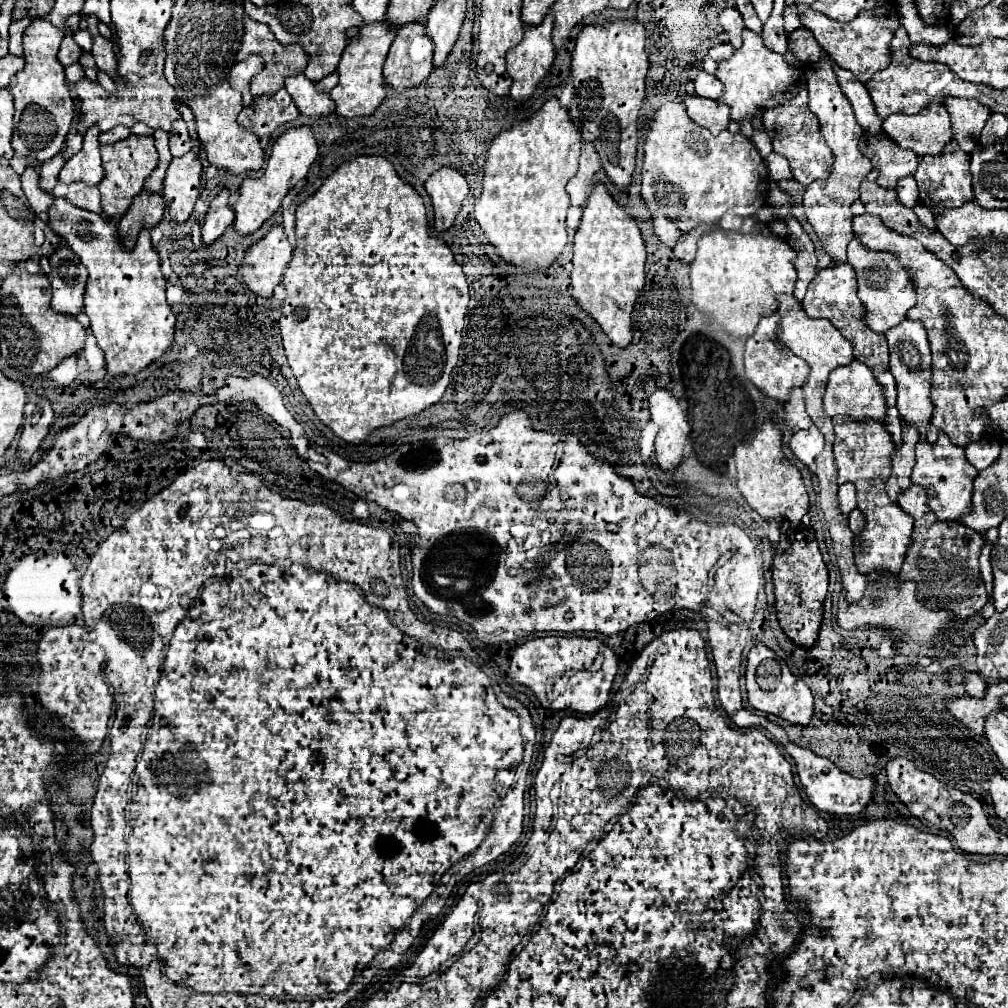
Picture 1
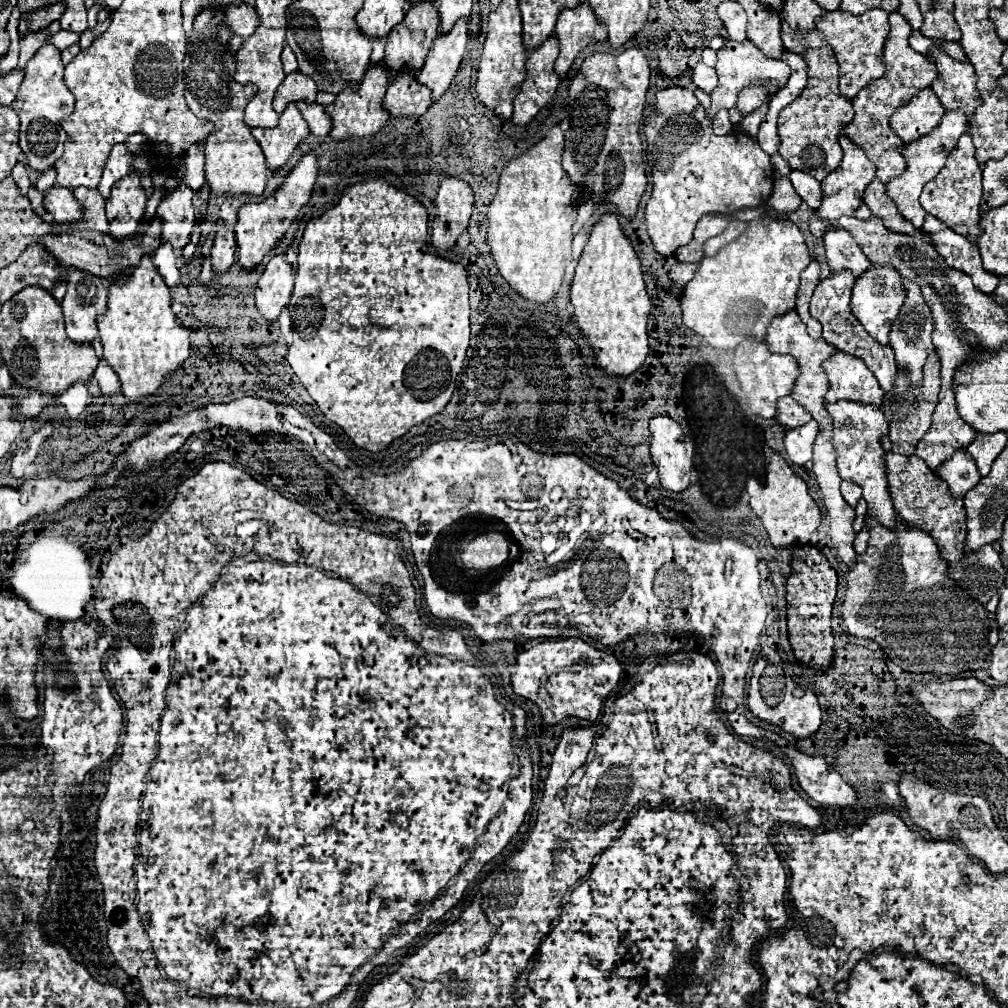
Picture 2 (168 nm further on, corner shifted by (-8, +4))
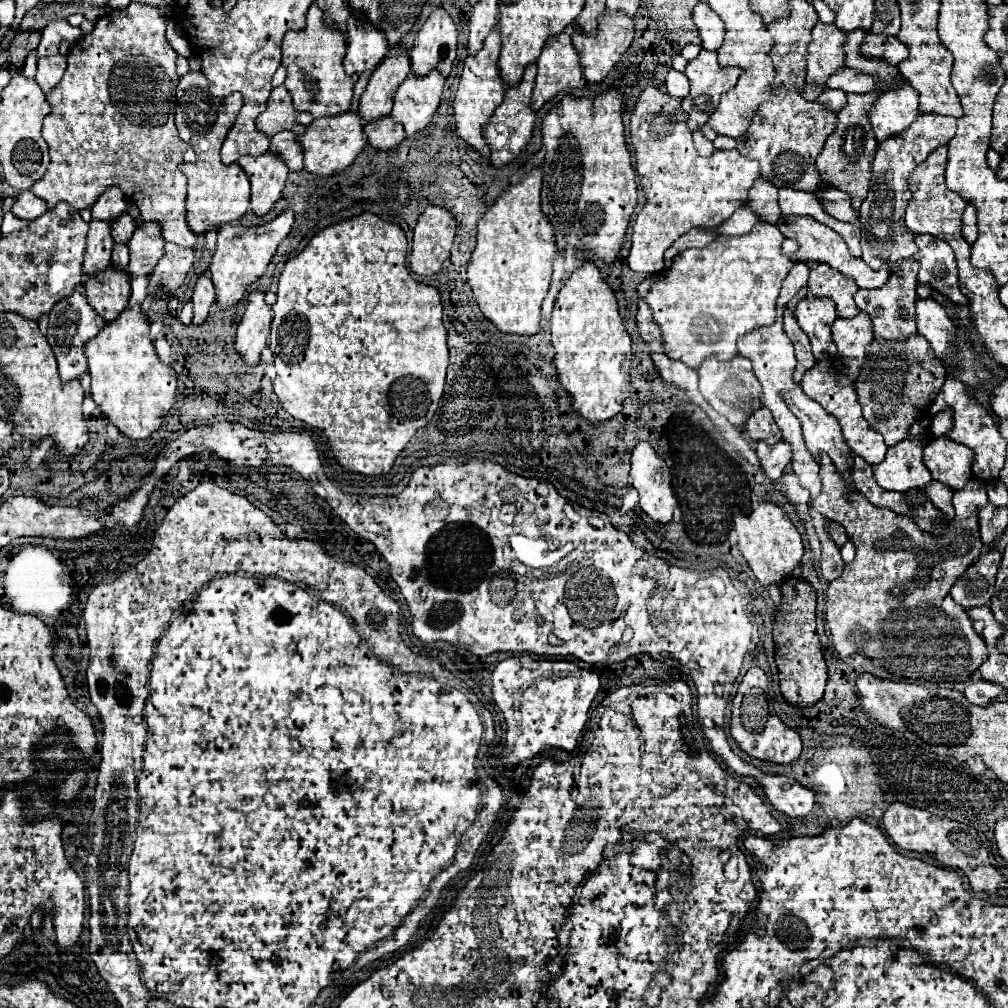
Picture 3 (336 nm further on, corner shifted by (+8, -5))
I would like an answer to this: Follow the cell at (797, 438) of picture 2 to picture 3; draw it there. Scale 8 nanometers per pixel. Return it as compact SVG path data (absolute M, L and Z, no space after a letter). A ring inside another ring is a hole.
M758 442L754 450L756 450L756 456L760 460L764 474L770 480L778 480L792 460L792 452L786 442L778 442L774 446L768 446L766 442Z

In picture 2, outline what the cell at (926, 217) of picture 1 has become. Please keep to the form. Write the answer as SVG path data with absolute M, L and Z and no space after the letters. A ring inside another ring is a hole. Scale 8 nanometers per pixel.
M926 215L922 229L932 233L932 243L936 245L936 251L952 269L960 269L966 275L970 275L974 285L982 293L990 295L996 289L998 279L992 277L992 273L984 271L978 247L974 243L970 243L964 235L948 229L948 225L944 225L940 219L932 215Z

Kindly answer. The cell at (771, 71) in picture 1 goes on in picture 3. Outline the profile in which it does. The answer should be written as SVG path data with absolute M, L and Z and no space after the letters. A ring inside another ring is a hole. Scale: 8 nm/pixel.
M700 50L698 58L688 62L684 74L690 80L690 94L682 100L682 108L688 114L686 126L690 128L690 132L694 132L694 130L698 130L698 128L702 128L706 124L706 118L716 110L716 106L720 102L720 96L736 86L742 70L740 68L720 68L718 60L716 60L716 52Z

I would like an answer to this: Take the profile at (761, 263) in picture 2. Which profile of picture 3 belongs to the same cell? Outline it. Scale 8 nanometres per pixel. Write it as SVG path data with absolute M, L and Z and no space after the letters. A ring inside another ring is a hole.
M758 222L744 236L716 236L704 248L690 248L676 254L672 258L672 266L664 272L664 278L654 282L650 292L646 294L646 302L652 310L652 320L658 324L662 334L664 354L690 368L698 368L708 356L730 360L738 354L738 336L748 334L754 328L770 326L774 322L782 280L792 268L792 260L780 254L782 240L784 236L774 224Z

